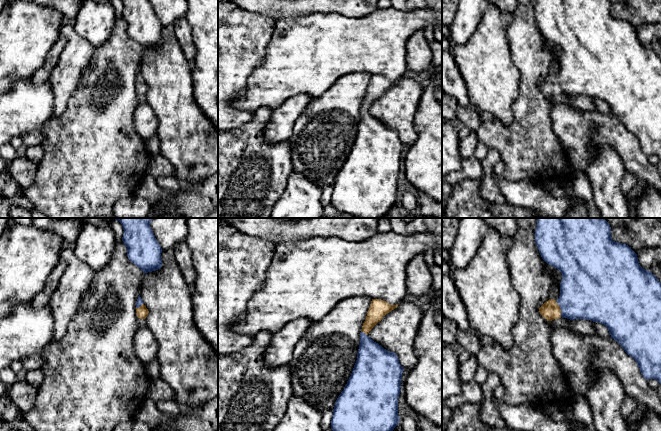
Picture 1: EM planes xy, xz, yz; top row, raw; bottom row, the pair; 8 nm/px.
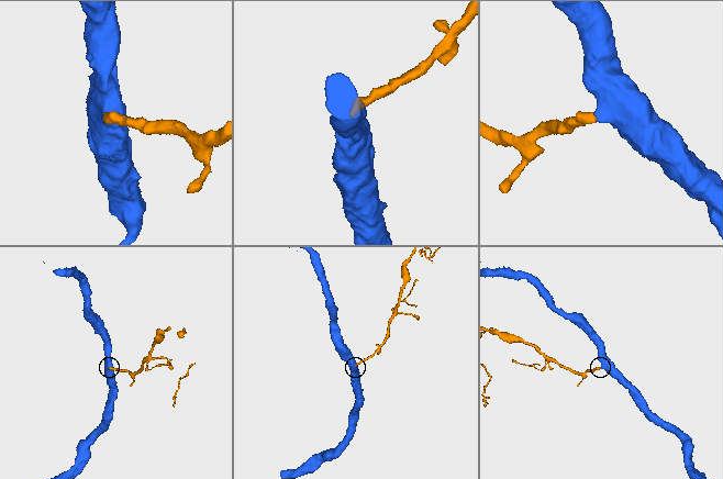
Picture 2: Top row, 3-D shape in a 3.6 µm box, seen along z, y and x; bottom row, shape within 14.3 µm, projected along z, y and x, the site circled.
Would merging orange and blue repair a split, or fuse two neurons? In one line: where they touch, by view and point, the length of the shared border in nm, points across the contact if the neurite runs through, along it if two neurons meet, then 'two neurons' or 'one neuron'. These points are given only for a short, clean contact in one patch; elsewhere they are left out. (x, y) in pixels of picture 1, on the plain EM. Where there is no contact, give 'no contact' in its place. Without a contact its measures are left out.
contact yz (559, 84); length 140 nm; way yz (550, 86), (559, 84), (572, 80), (586, 69); one neuron

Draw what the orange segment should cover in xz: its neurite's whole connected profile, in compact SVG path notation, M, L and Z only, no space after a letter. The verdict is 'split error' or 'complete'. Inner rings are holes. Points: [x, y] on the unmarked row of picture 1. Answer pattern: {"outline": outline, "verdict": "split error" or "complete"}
{"outline": "M381 75L371 77L360 109L356 139L333 185L331 205L341 213L355 218L382 218L399 200L398 174L404 145L396 129L387 127L368 112L372 104L398 81L390 81Z", "verdict": "split error"}

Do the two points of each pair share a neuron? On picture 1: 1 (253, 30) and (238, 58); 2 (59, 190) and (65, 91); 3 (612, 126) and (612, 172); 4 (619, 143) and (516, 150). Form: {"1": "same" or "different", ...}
{"1": "same", "2": "different", "3": "different", "4": "different"}

